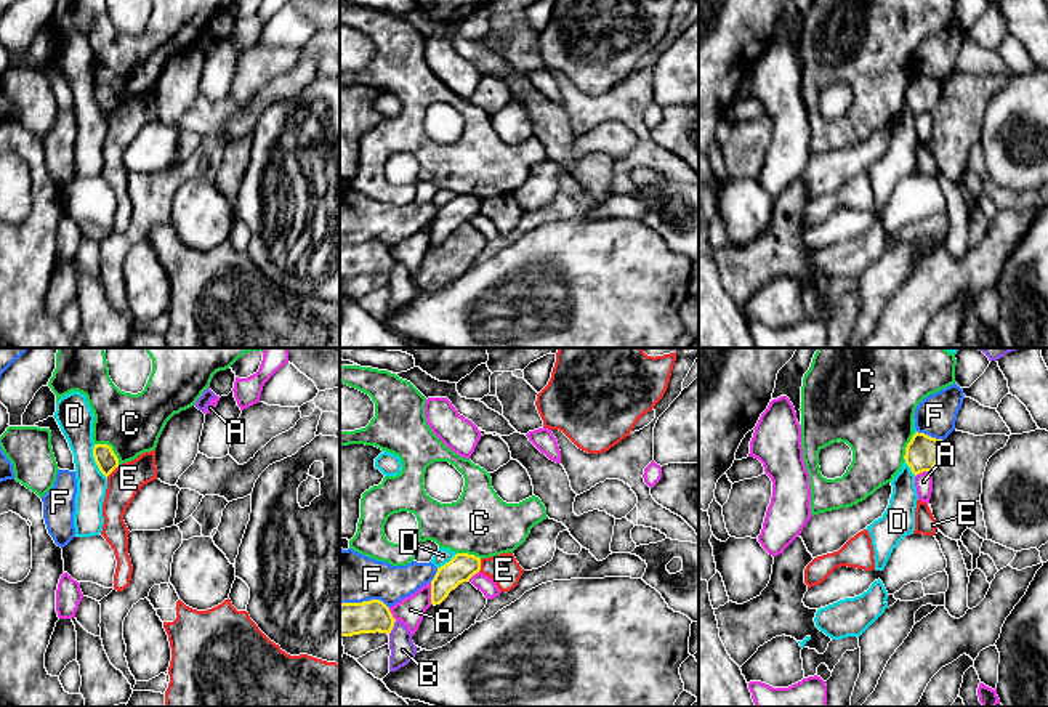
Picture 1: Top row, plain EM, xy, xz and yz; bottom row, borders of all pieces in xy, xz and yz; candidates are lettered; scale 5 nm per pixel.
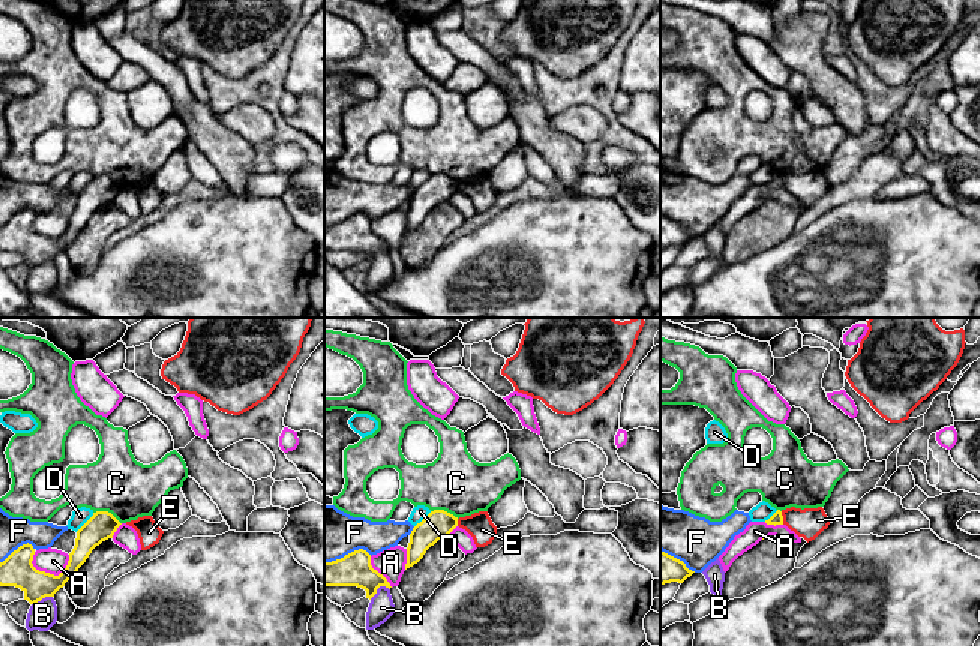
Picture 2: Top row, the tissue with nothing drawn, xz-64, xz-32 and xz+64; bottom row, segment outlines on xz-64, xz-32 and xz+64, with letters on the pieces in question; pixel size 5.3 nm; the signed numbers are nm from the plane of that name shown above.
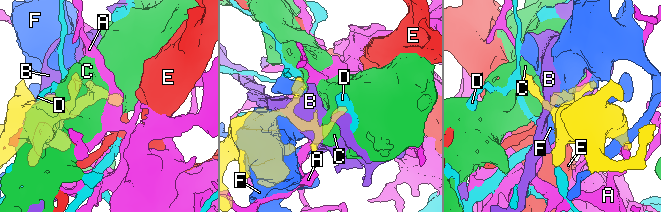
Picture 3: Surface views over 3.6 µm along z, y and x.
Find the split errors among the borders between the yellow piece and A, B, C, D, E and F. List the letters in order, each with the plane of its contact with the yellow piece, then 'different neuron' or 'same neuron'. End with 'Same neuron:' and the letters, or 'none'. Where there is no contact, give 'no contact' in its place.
A: contact in xz; different neuron
B: contact in xz; different neuron
C: contact in xy; different neuron
D: contact in xy; different neuron
E: contact in xy; different neuron
F: contact in yz; different neuron
Same neuron: none

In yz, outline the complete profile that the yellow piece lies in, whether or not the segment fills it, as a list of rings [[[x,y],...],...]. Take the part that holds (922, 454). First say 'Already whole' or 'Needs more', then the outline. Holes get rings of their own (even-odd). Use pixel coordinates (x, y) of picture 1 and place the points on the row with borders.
Already whole. [[[917,431],[905,447],[905,463],[915,476],[923,471],[933,471],[942,455],[942,447],[942,439]]]

